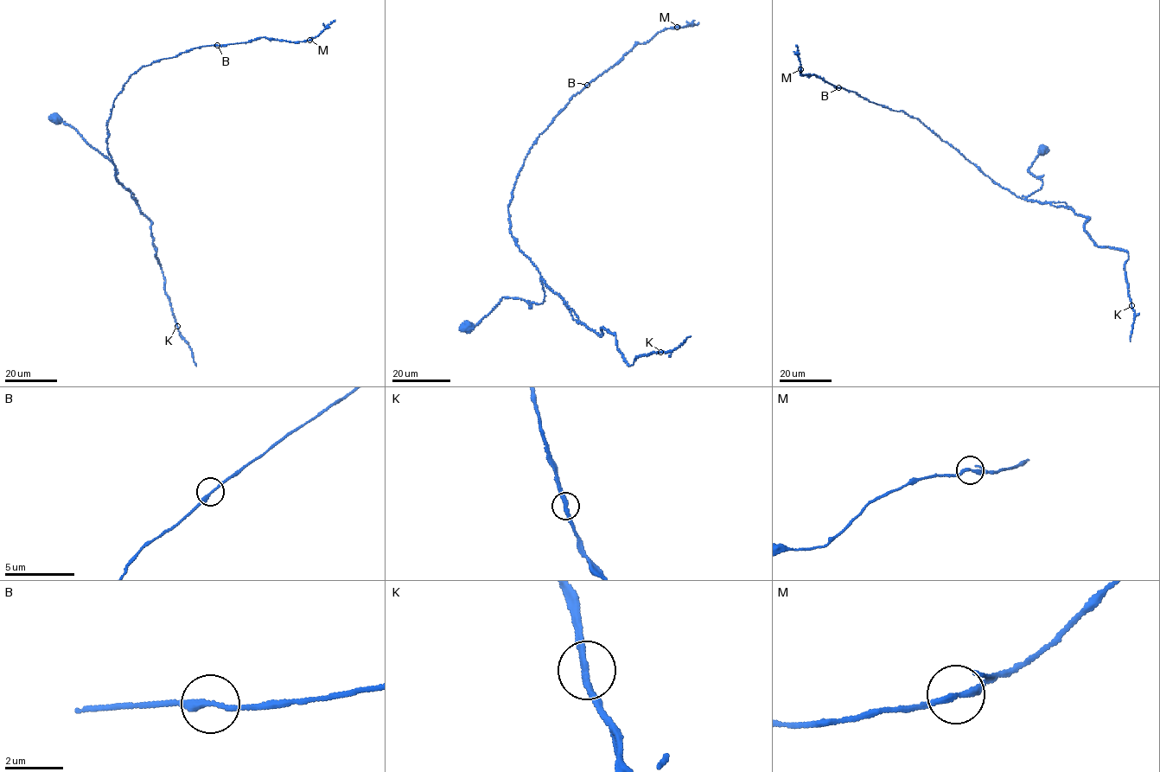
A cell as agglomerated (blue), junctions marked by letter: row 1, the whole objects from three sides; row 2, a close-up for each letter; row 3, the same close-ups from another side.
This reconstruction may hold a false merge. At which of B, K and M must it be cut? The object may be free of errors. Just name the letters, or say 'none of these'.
none of these

